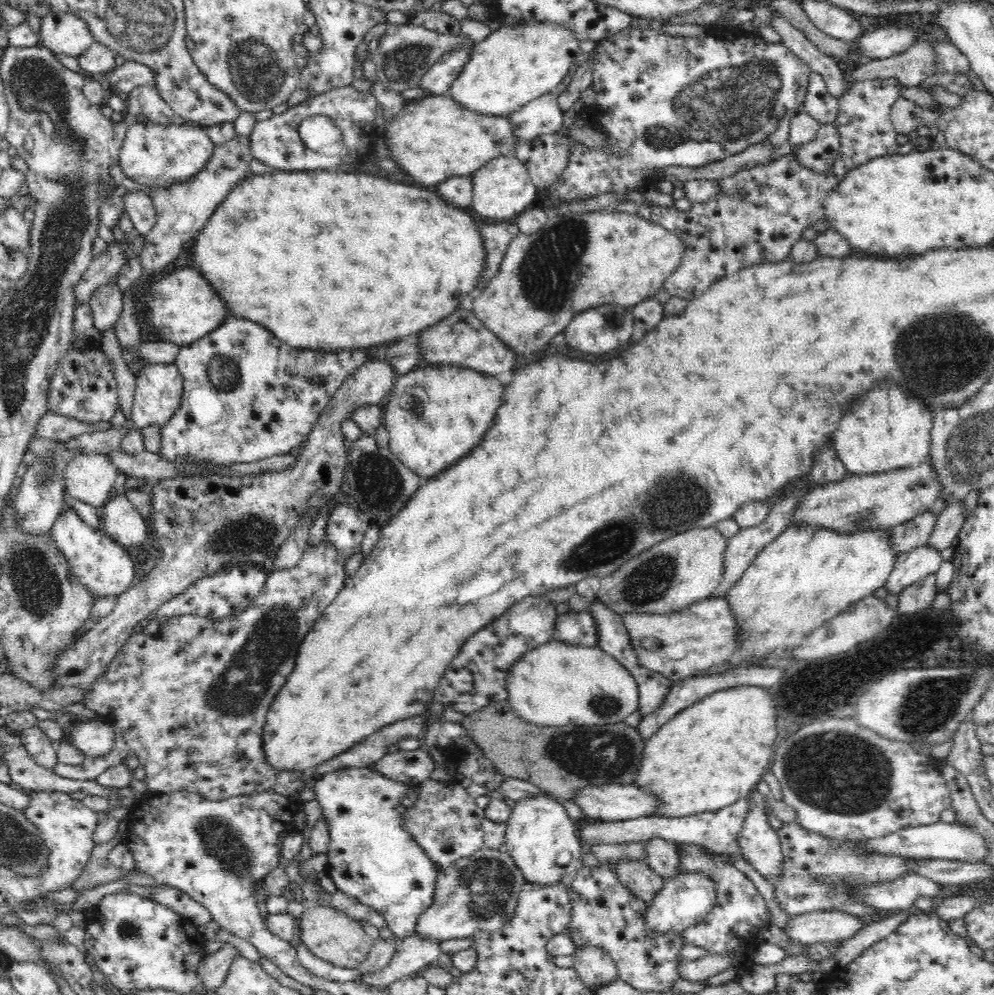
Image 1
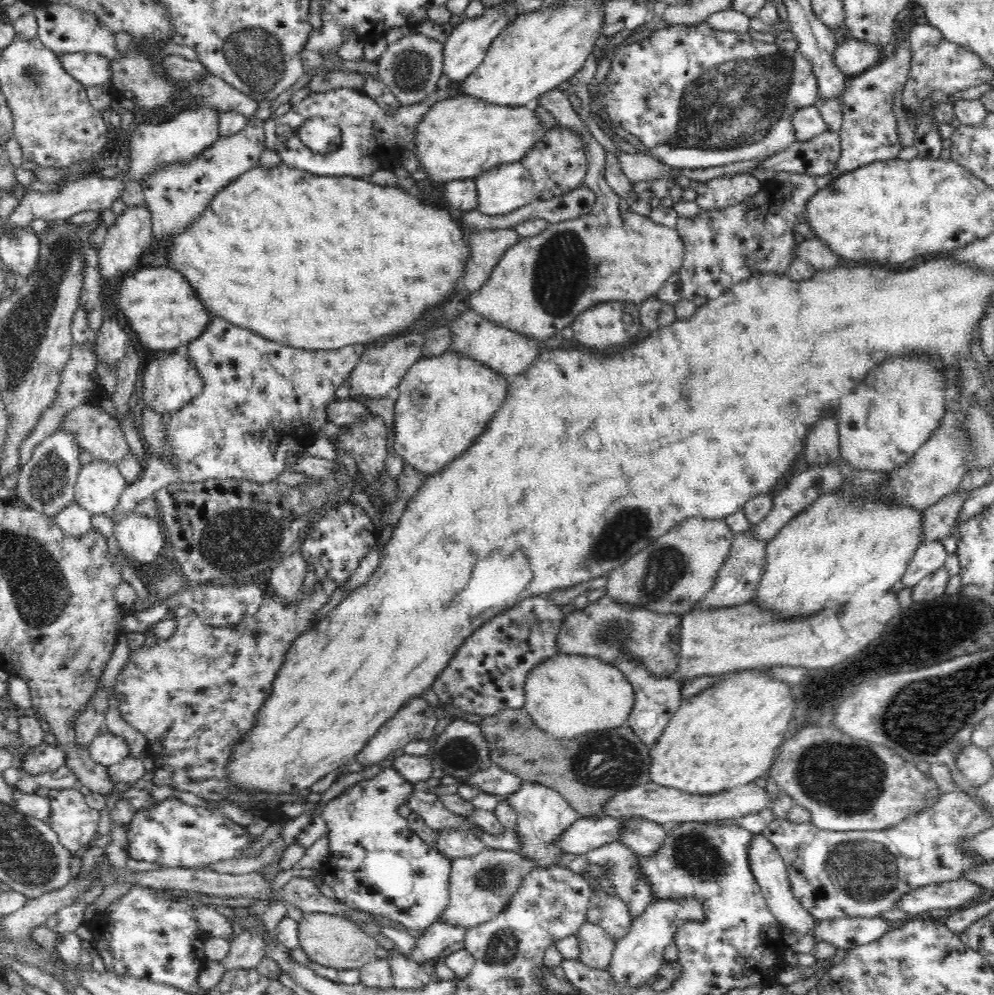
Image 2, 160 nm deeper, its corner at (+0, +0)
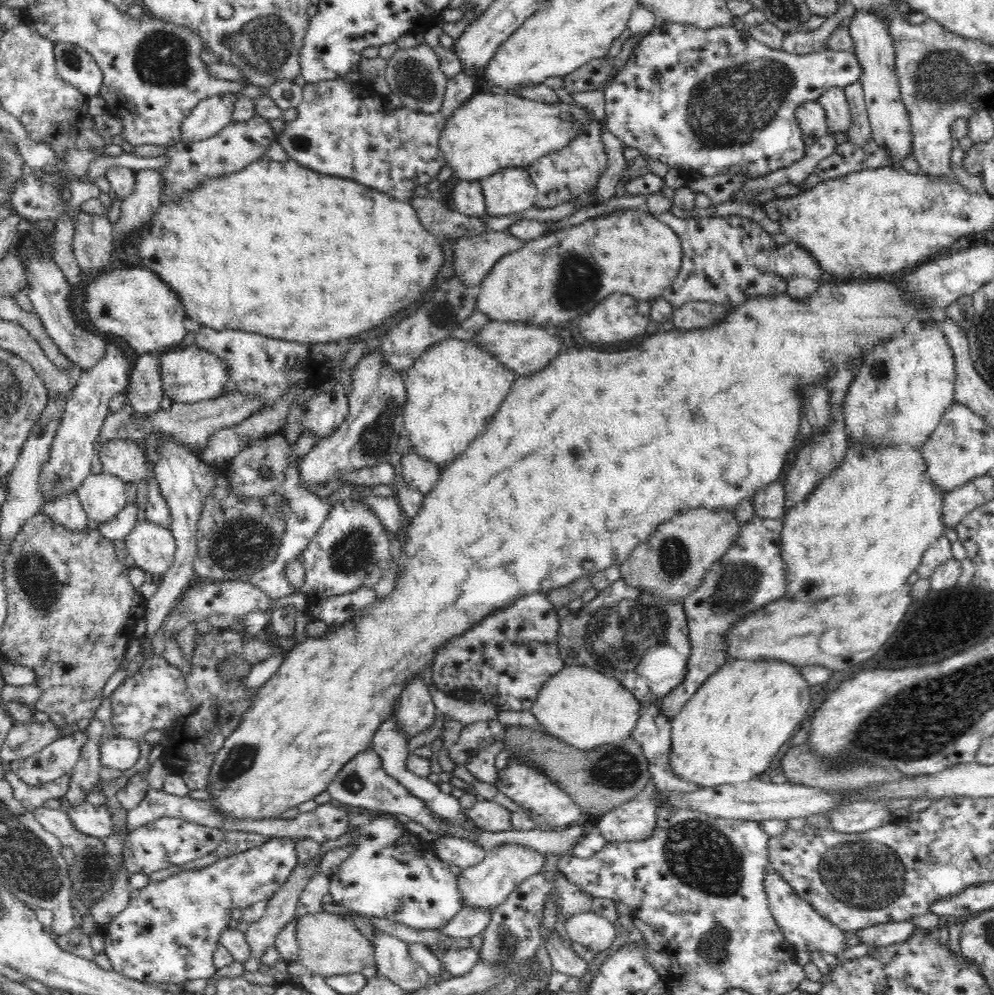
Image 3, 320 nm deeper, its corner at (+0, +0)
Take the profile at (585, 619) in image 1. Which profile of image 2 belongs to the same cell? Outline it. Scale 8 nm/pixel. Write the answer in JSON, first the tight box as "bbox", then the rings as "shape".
{"bbox":[557,594,683,679],"shape":[[[606,594],[566,616],[557,645],[562,654],[596,657],[598,661],[614,666],[623,657],[621,654],[628,654],[632,657],[631,662],[644,665],[654,678],[666,679],[666,666],[678,666],[682,617],[683,614],[660,614],[642,606],[618,602]]]}

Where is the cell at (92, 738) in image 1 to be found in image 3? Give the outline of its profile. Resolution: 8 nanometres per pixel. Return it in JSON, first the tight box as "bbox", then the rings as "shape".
{"bbox":[101,737,141,770],"shape":[[[110,737],[101,746],[101,764],[116,770],[134,768],[141,757],[138,740]]]}

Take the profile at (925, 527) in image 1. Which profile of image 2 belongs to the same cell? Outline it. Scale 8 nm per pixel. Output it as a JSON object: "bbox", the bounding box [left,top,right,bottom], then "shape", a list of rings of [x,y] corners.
{"bbox":[923,491,968,540],"shape":[[[956,491],[923,511],[924,540],[944,540],[958,526],[968,491]]]}

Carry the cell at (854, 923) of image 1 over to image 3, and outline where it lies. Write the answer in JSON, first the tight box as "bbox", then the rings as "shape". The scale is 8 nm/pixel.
{"bbox":[857,921,920,947],"shape":[[[912,921],[880,923],[858,931],[857,935],[868,946],[887,947],[901,943],[918,934],[920,928]]]}

